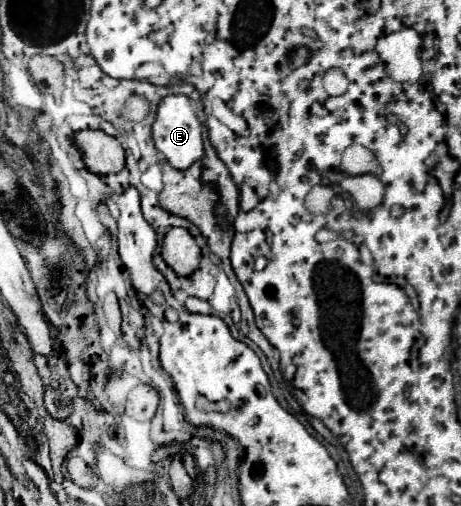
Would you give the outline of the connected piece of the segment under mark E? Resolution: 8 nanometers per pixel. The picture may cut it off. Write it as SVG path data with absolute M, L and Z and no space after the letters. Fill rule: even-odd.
M171 94L165 100L161 100L157 108L157 118L153 124L153 140L155 148L165 156L169 166L175 170L187 170L191 164L201 160L203 152L203 138L201 138L201 122L193 114L191 100L183 94Z

